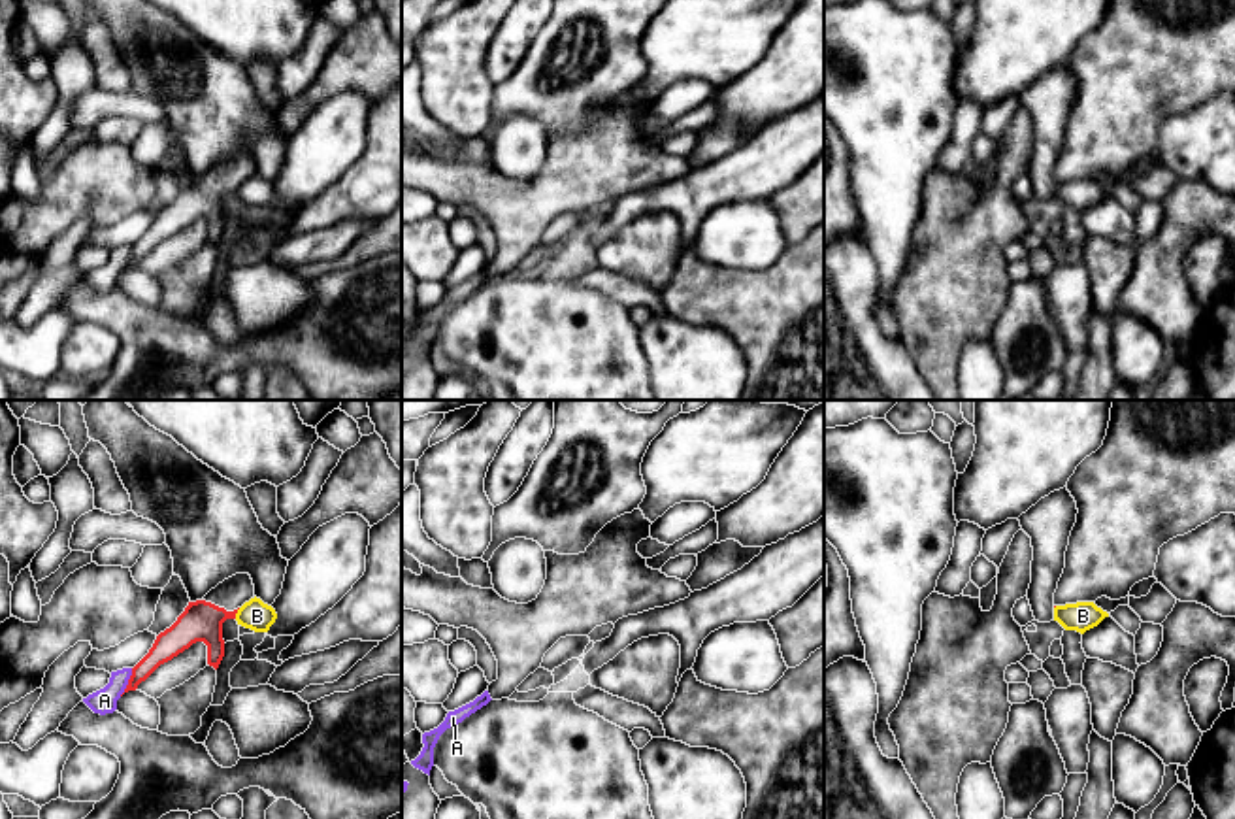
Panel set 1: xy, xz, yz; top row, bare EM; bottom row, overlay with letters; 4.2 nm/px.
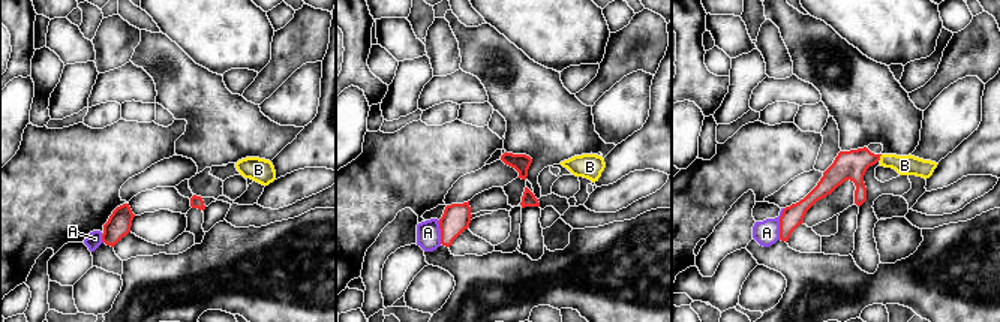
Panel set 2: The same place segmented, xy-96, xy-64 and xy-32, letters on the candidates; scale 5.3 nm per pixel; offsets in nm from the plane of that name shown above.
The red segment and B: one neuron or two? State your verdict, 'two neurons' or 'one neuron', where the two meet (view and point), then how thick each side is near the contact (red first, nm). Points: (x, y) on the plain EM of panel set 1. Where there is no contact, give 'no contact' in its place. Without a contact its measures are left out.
two neurons | xy (236, 189) | 180/130 nm

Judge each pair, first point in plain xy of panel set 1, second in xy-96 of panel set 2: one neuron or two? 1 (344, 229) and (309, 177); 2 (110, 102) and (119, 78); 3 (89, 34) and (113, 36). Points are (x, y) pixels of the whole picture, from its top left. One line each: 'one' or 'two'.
1: one
2: one
3: one

